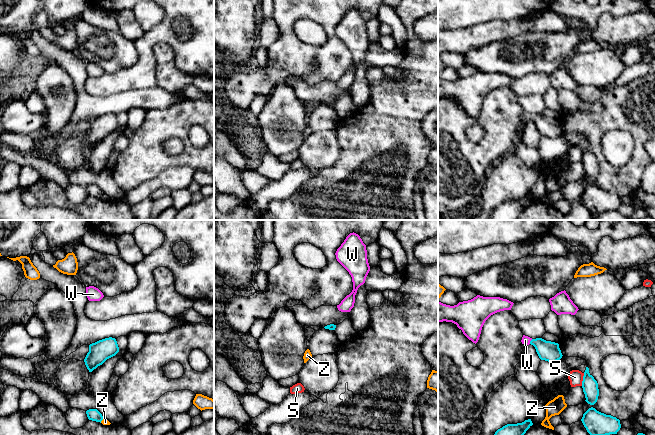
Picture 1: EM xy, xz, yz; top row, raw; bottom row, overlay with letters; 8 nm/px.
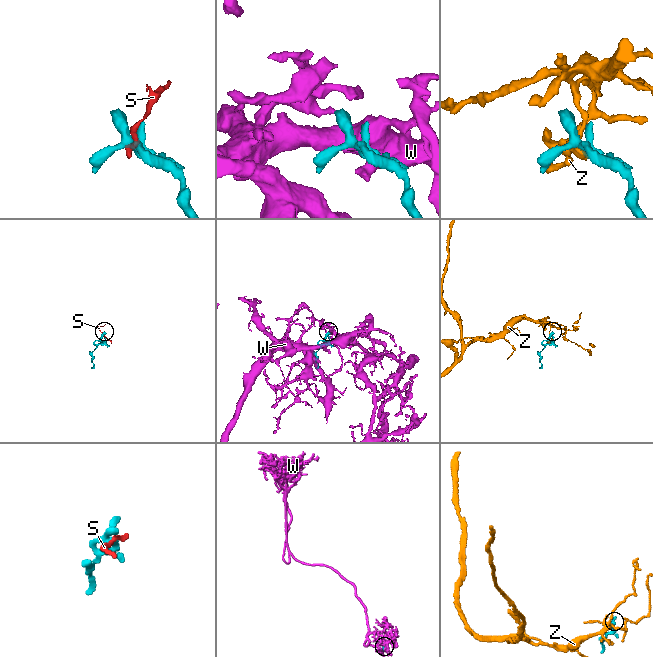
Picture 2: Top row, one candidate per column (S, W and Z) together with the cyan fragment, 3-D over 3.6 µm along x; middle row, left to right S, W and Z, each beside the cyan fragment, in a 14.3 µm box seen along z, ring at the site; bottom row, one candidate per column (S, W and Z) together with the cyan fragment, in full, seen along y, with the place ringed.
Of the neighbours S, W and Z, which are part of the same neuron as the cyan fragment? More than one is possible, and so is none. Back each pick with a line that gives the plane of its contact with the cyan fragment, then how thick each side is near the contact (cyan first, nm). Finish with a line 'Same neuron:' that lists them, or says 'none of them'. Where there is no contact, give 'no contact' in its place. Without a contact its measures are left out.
W: meets cyan in yz; 160 nm thick on the cyan side, 70 nm on the other
Same neuron: W

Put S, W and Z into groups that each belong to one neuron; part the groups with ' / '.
S Z / W

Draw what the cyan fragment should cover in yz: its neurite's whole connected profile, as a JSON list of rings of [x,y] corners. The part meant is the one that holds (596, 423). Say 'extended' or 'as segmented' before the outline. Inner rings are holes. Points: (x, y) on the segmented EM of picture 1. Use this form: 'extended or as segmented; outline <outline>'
as segmented; outline [[[593,407],[583,414],[581,421],[590,435],[617,434],[621,428],[619,419],[601,413]]]

